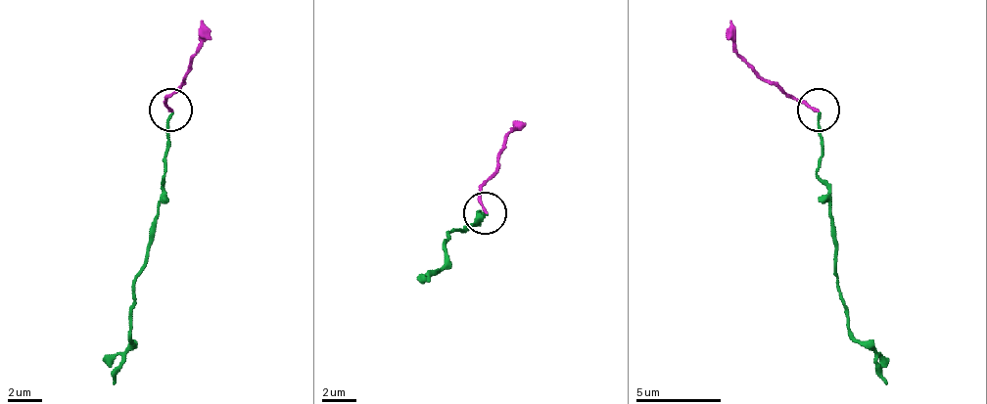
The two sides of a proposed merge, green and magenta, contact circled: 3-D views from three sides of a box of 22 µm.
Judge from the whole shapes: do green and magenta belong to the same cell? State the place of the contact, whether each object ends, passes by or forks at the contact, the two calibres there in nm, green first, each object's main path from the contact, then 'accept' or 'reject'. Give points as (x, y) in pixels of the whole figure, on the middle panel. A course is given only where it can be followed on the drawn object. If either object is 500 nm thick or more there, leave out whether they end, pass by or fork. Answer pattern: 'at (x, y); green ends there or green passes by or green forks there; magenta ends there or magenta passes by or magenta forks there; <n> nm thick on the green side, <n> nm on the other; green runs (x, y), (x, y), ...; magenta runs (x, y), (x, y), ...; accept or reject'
at (485, 212); green ends there; magenta ends there; 130 nm thick on the green side, 140 nm on the other; green runs (486, 211), (478, 211), (469, 229), (447, 233), (447, 242), (435, 271), (426, 280); magenta runs (486, 211), (482, 186), (516, 126); accept

